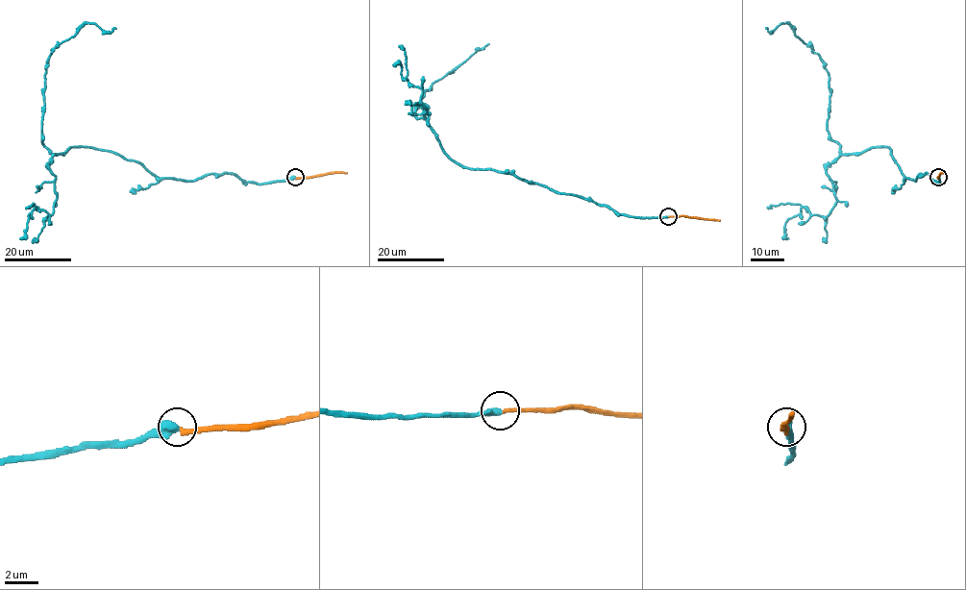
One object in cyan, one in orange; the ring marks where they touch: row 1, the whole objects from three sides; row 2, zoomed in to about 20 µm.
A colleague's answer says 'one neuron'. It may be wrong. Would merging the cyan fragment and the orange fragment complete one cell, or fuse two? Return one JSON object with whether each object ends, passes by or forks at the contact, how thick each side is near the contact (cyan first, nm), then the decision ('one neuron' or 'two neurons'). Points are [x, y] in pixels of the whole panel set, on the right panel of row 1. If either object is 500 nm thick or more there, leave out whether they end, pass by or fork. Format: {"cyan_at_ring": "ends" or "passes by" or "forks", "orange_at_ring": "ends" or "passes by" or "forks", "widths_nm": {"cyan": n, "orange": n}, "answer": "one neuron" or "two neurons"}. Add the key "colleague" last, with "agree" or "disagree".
{"cyan_at_ring": "ends", "orange_at_ring": "ends", "widths_nm": {"cyan": 480, "orange": 260}, "answer": "one neuron", "colleague": "agree"}

